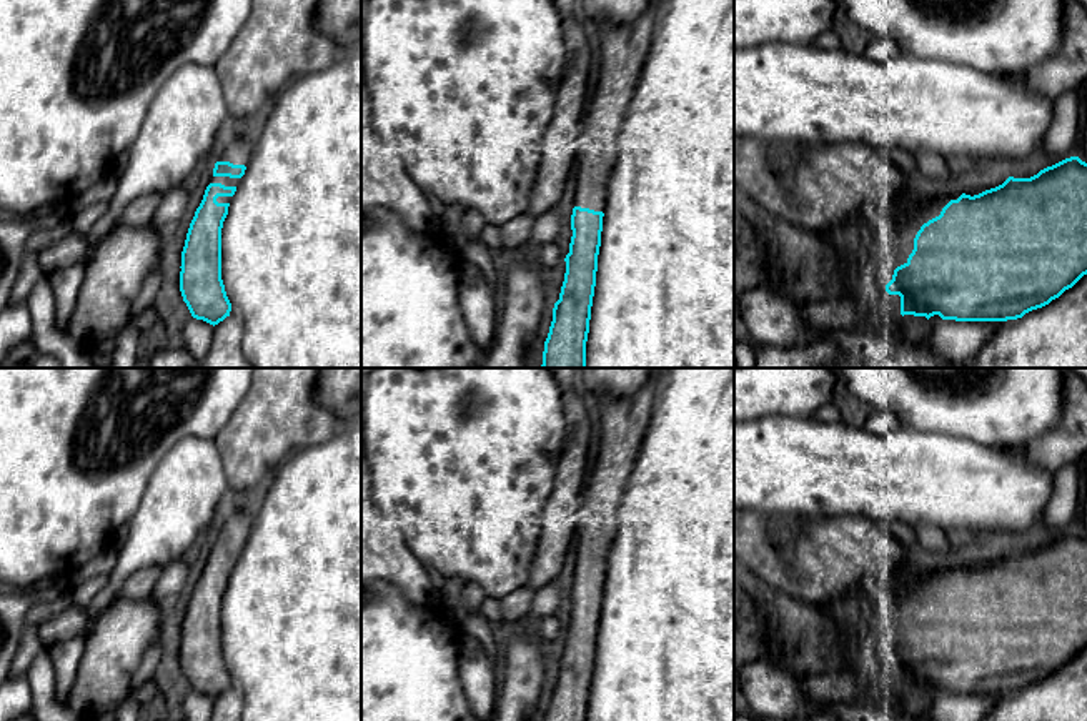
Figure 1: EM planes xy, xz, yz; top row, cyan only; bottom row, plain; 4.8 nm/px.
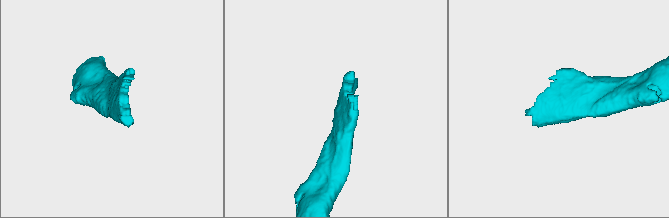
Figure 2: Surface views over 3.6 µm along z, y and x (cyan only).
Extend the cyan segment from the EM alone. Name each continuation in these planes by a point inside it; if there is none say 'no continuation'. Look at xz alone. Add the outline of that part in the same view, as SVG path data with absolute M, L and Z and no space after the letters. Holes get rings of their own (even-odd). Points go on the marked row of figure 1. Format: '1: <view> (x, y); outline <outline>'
1: xz (621, 50); outline M659 7L631 23L604 22L594 43L594 80L583 117L574 163L574 206L606 210L608 183L618 160L616 142L651 50Z

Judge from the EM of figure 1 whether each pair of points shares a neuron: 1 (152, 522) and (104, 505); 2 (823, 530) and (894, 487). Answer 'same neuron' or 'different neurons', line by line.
1: different neurons
2: different neurons

